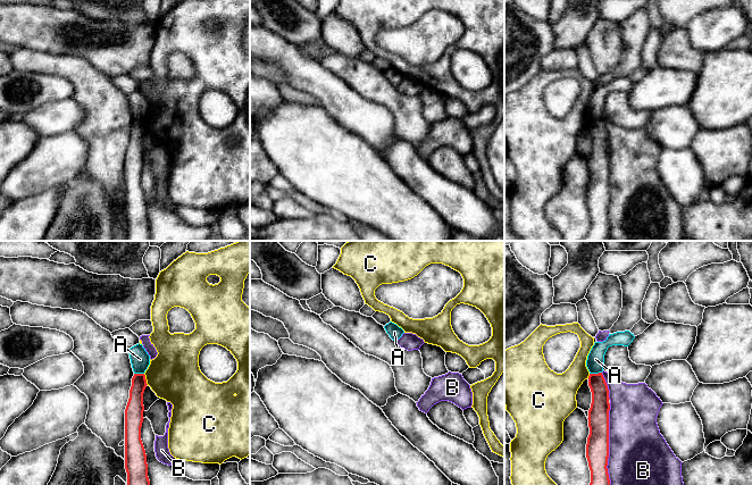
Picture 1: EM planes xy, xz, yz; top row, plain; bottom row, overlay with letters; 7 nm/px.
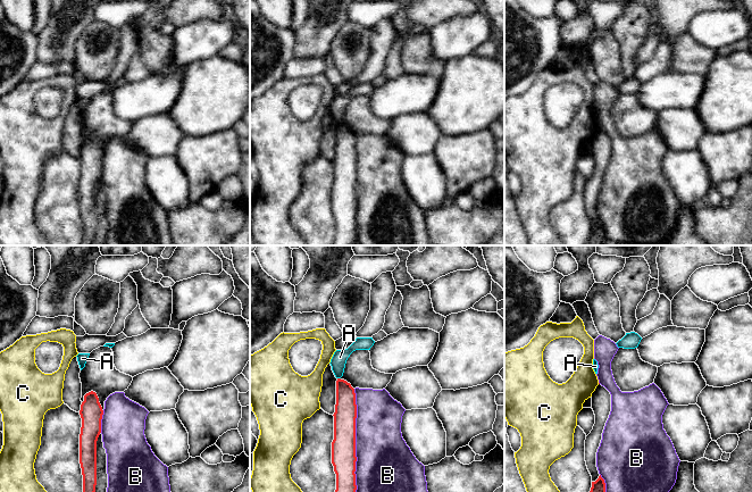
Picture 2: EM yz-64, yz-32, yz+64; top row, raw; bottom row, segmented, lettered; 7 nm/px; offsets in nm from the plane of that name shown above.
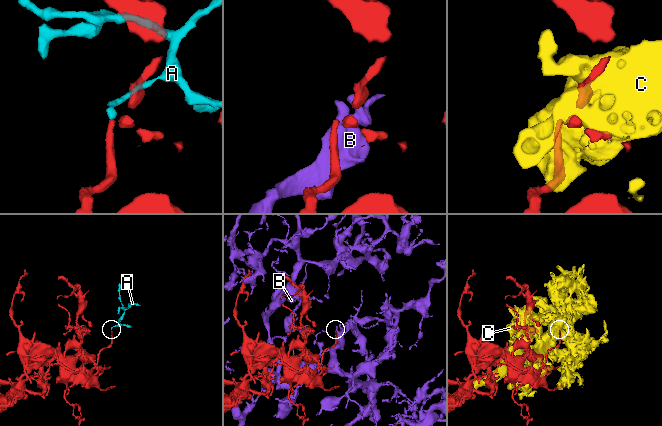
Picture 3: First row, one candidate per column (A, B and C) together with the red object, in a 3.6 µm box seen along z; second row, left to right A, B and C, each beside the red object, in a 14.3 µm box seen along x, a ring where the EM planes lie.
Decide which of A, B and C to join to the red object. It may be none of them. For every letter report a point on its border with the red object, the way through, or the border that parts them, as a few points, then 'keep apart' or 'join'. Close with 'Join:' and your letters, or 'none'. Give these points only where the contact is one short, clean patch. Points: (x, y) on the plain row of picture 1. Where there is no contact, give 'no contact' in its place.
A: meets red in yz at (595, 119); border along yz (601, 117), (590, 119); keep apart
B: meets red in yz at (608, 193); keep apart
C: meets red in xy at (145, 125); keep apart
Join: none

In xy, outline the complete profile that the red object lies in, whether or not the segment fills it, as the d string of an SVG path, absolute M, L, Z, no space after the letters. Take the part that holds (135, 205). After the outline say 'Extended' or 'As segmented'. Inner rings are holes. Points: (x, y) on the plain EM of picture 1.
M134 119L125 154L126 241L151 241L147 200L141 185L141 173L144 165L143 139L147 131L144 119Z. As segmented

